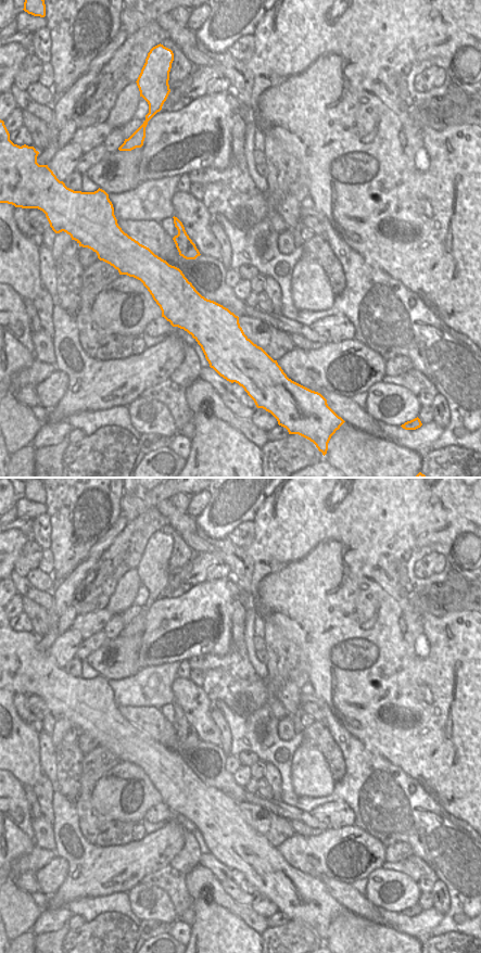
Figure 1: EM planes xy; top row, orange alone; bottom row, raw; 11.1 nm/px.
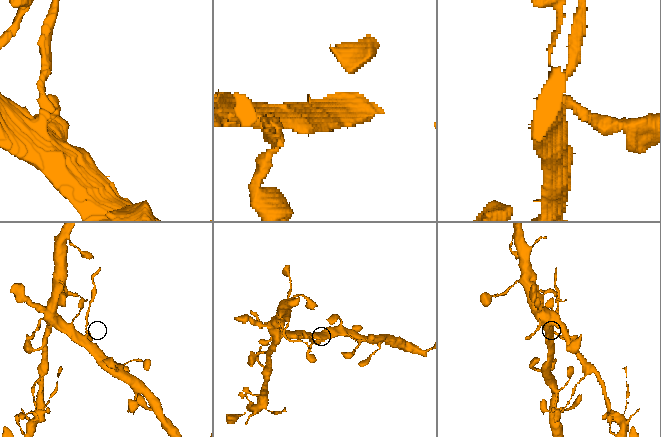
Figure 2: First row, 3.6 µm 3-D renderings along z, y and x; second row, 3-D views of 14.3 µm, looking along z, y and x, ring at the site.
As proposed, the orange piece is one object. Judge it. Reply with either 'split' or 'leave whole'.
leave whole

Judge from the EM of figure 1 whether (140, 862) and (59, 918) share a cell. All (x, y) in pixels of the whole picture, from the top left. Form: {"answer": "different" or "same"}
{"answer": "different"}

